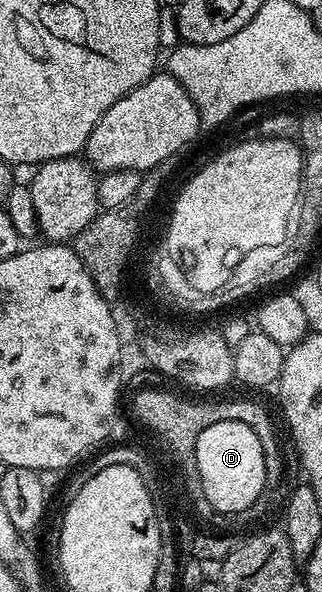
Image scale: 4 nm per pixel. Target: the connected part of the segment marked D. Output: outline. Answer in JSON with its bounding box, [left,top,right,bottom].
[196,420,267,515]

